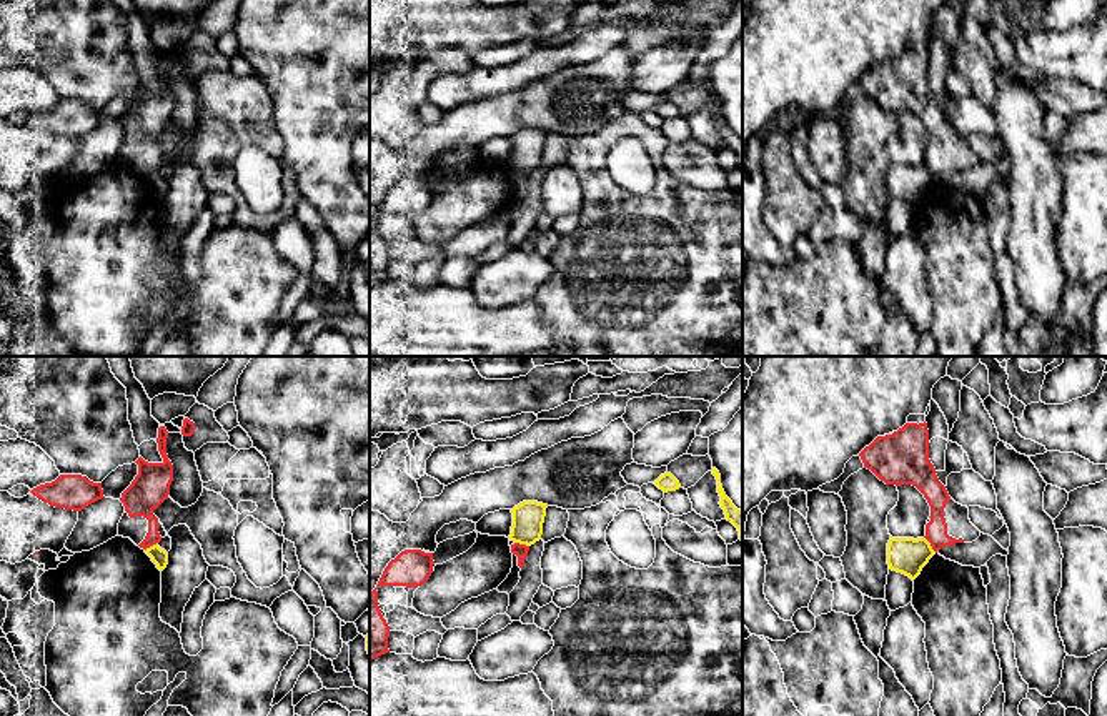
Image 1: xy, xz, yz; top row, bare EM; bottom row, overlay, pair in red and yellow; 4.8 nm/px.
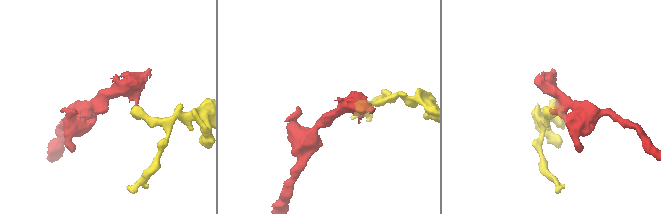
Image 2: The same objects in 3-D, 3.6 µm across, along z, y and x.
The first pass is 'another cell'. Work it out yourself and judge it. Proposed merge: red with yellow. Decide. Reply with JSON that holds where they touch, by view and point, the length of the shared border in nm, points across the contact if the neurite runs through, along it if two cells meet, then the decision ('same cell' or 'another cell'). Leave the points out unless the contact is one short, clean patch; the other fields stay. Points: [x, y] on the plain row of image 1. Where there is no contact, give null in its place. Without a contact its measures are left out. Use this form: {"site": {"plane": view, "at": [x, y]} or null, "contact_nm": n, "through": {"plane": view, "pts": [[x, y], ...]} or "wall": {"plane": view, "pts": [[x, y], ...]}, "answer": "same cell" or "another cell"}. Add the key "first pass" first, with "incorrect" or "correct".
{"first pass": "correct", "site": {"plane": "yz", "at": [931, 172]}, "contact_nm": 100, "wall": {"plane": "yz", "pts": [[924, 164], [936, 178]]}, "answer": "another cell"}

